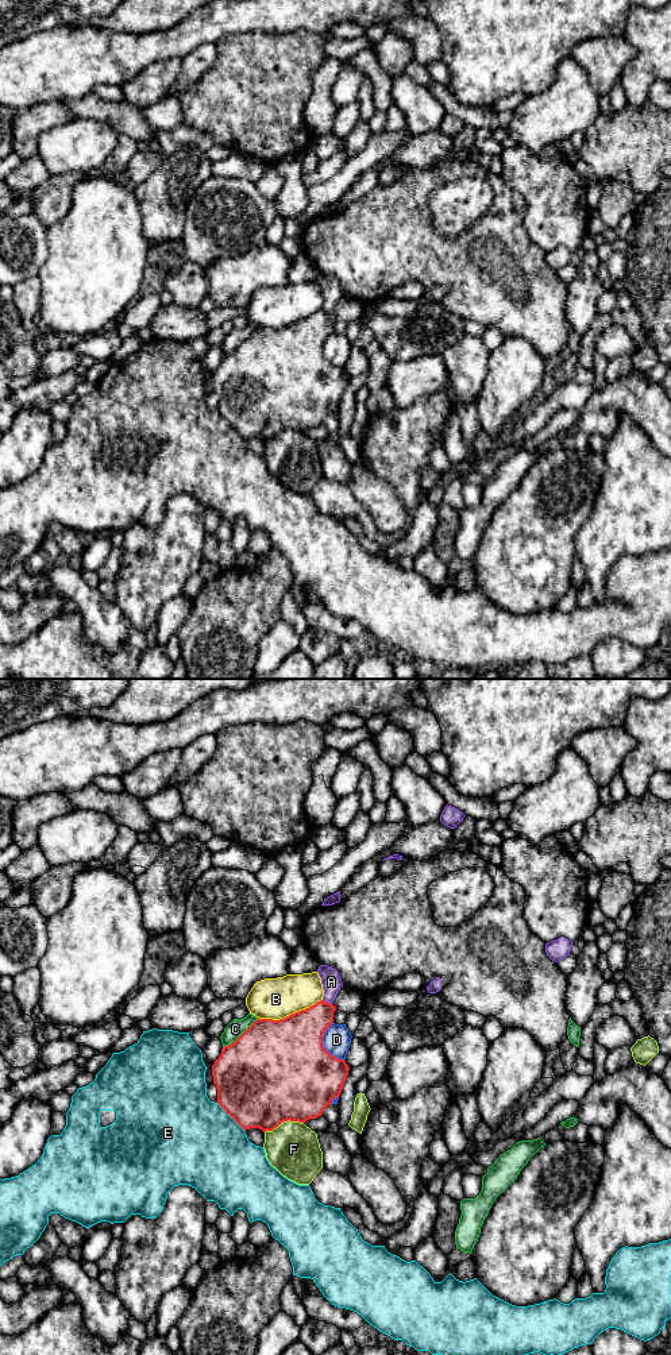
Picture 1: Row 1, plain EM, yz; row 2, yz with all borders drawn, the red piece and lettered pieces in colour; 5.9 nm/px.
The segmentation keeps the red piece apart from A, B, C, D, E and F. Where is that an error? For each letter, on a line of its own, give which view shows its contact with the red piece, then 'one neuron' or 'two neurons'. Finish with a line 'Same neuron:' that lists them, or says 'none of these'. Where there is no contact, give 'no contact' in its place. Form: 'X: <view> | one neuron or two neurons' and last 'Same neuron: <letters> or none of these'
A: yz | two neurons
B: yz | two neurons
C: yz | two neurons
D: yz | two neurons
E: yz | two neurons
F: yz | two neurons
Same neuron: none of these

